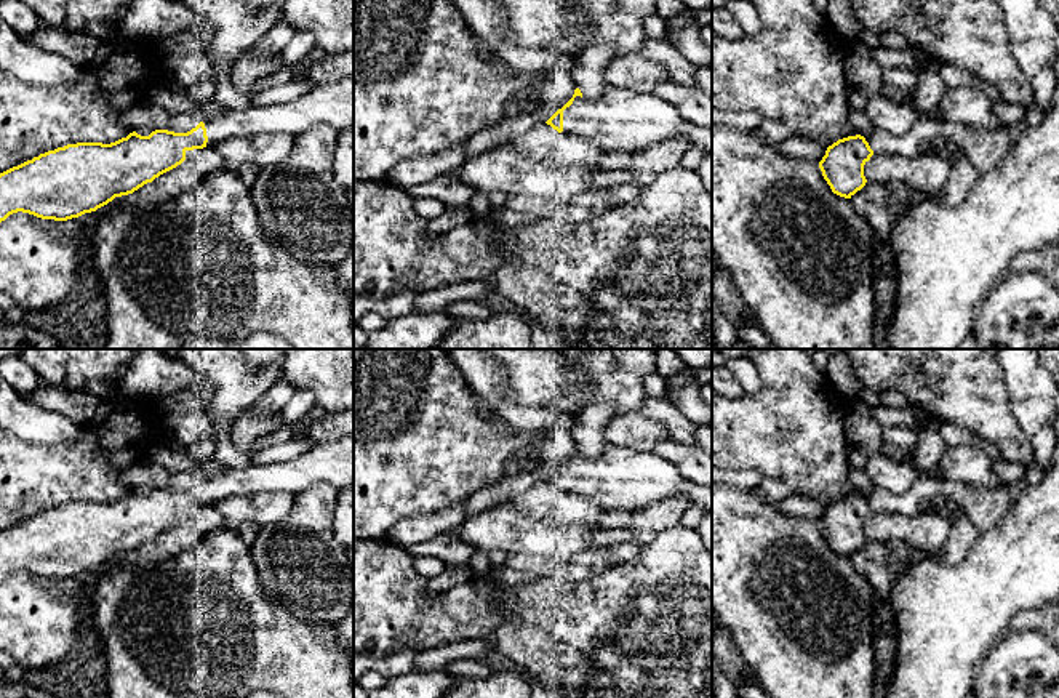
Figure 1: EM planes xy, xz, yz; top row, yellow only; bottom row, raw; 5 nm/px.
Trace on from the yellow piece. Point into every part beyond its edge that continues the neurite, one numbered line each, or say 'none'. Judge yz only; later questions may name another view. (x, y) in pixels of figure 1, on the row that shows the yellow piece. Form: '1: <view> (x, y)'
none

